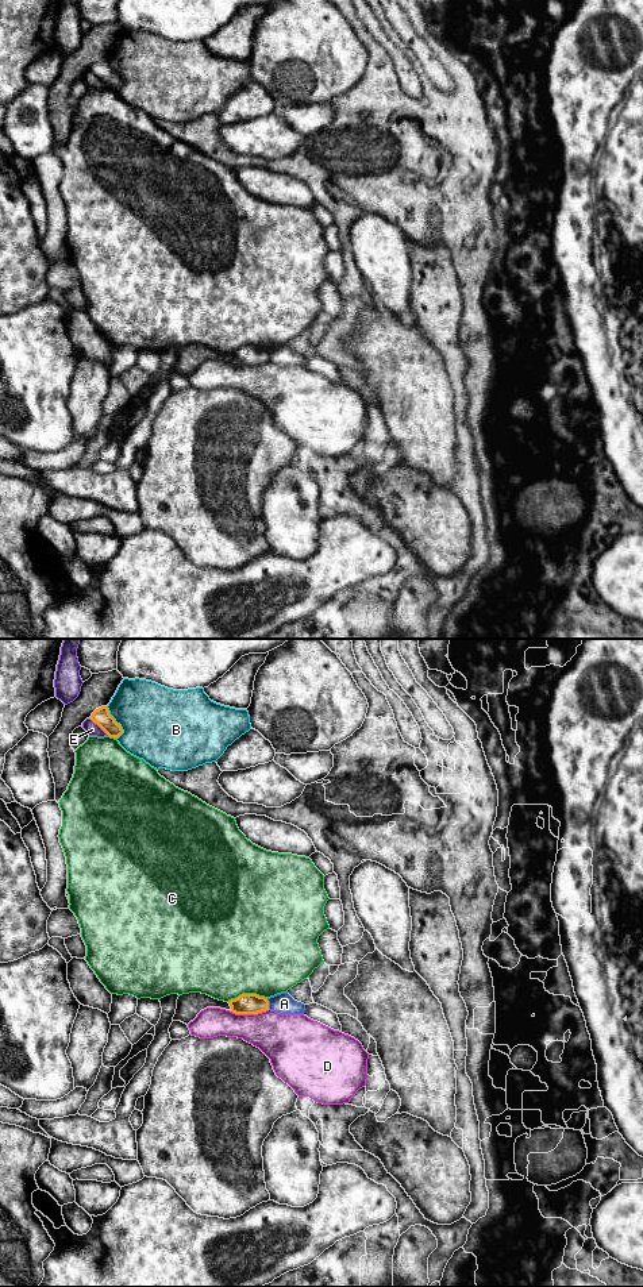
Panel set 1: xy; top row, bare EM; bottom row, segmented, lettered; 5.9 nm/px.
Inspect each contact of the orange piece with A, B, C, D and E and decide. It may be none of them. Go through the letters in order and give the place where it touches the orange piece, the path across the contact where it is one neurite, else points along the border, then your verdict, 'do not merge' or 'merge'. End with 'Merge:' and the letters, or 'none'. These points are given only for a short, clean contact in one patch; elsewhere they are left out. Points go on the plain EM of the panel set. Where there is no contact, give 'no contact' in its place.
A: contact xy (268, 355); border xy (266, 350), (269, 359); do not merge
B: contact xy (116, 74); do not merge
C: contact xy (246, 346); do not merge
D: contact xy (250, 365); do not merge
E: contact xy (99, 77); do not merge
Merge: none

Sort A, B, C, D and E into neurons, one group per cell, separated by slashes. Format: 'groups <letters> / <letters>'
groups A / B / C / D / E

